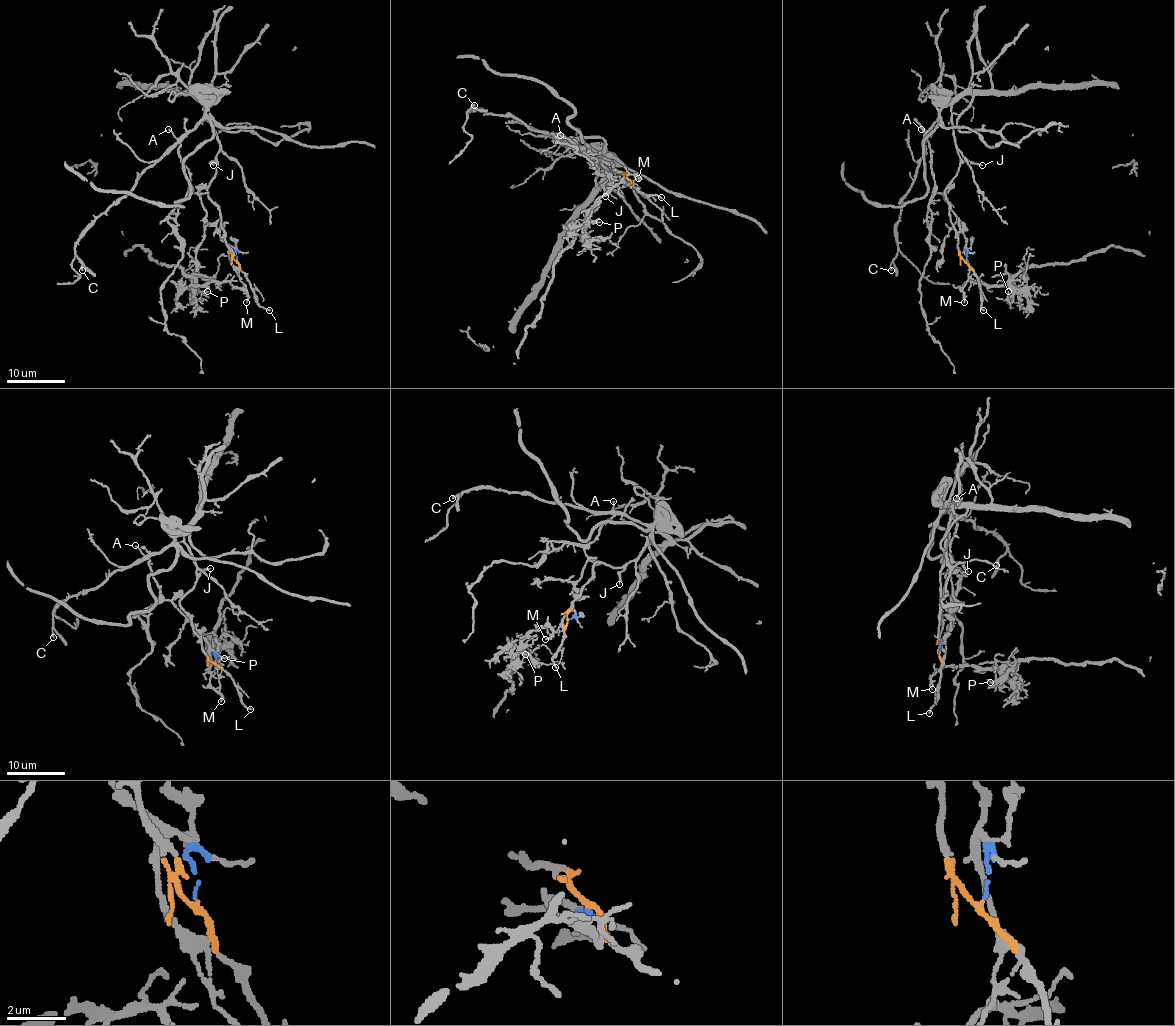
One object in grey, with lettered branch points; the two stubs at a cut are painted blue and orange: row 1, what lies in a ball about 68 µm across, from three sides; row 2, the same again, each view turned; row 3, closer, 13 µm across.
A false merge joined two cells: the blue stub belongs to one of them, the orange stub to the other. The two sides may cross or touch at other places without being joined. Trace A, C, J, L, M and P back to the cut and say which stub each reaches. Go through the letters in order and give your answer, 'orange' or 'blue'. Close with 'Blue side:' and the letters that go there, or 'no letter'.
A: orange
C: orange
J: orange
L: orange
M: blue
P: blue
Blue side: M, P

